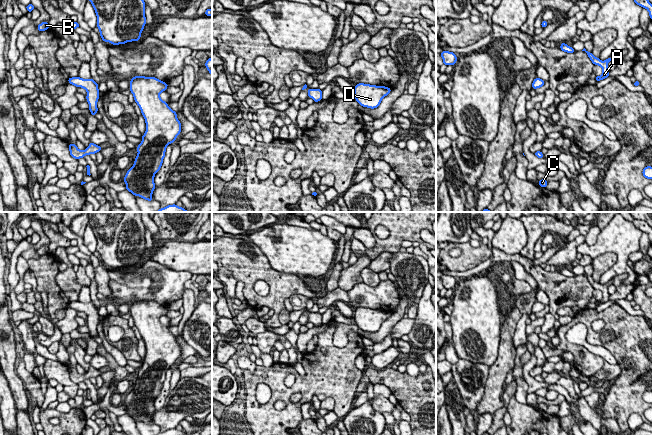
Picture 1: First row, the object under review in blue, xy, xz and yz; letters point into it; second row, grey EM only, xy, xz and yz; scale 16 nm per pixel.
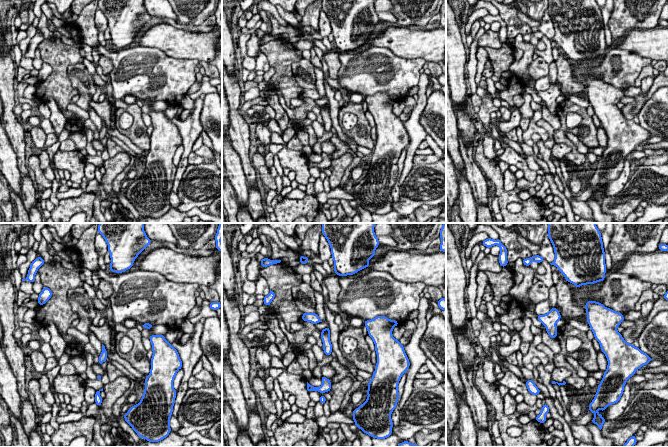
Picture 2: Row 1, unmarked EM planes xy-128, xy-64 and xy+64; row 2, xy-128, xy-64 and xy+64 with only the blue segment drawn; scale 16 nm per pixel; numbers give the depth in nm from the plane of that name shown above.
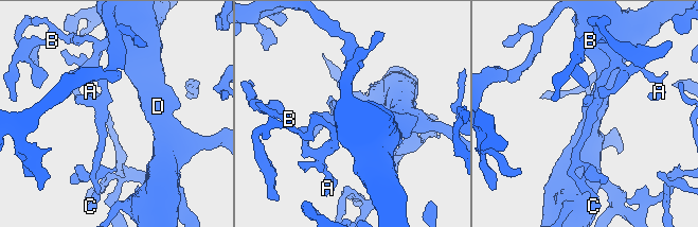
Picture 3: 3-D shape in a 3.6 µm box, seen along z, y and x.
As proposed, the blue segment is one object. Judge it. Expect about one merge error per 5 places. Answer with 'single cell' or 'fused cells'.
single cell

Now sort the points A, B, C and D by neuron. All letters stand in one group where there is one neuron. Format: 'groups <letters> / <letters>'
groups A B C D

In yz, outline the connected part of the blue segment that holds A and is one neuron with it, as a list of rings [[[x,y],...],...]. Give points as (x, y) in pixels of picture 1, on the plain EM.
[[[585,272],[582,275],[584,275],[588,279],[588,281],[590,282],[594,289],[599,289],[602,291],[603,294],[602,299],[596,300],[595,302],[596,306],[609,301],[610,295],[608,293],[608,287],[612,284],[612,282],[608,282],[605,285],[601,285],[598,281],[594,281],[593,278],[591,276],[588,276]]]

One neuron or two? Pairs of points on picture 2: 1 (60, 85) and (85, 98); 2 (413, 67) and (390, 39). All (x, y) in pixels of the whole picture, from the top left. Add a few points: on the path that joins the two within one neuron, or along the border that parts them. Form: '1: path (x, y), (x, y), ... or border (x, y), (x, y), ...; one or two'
1: border (67, 72), (71, 85), (78, 93); two
2: border (385, 47), (398, 56), (423, 58), (426, 61); two

